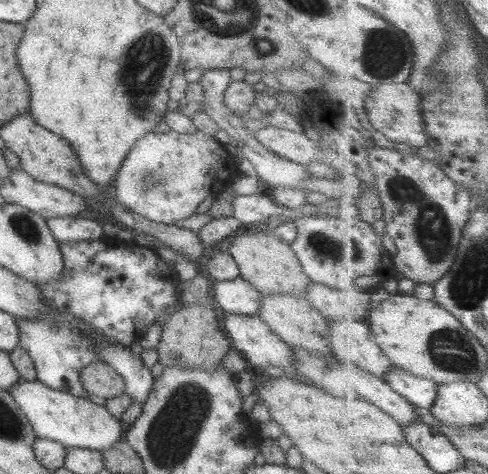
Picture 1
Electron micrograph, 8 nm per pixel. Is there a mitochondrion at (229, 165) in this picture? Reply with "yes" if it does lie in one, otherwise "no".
no

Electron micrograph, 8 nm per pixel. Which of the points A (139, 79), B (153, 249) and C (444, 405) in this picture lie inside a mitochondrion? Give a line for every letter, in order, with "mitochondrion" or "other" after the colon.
A: mitochondrion
B: other
C: other

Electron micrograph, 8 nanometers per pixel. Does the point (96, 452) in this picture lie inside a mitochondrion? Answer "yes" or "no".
no

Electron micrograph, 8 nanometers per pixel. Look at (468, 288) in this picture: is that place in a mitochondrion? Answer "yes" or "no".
yes

